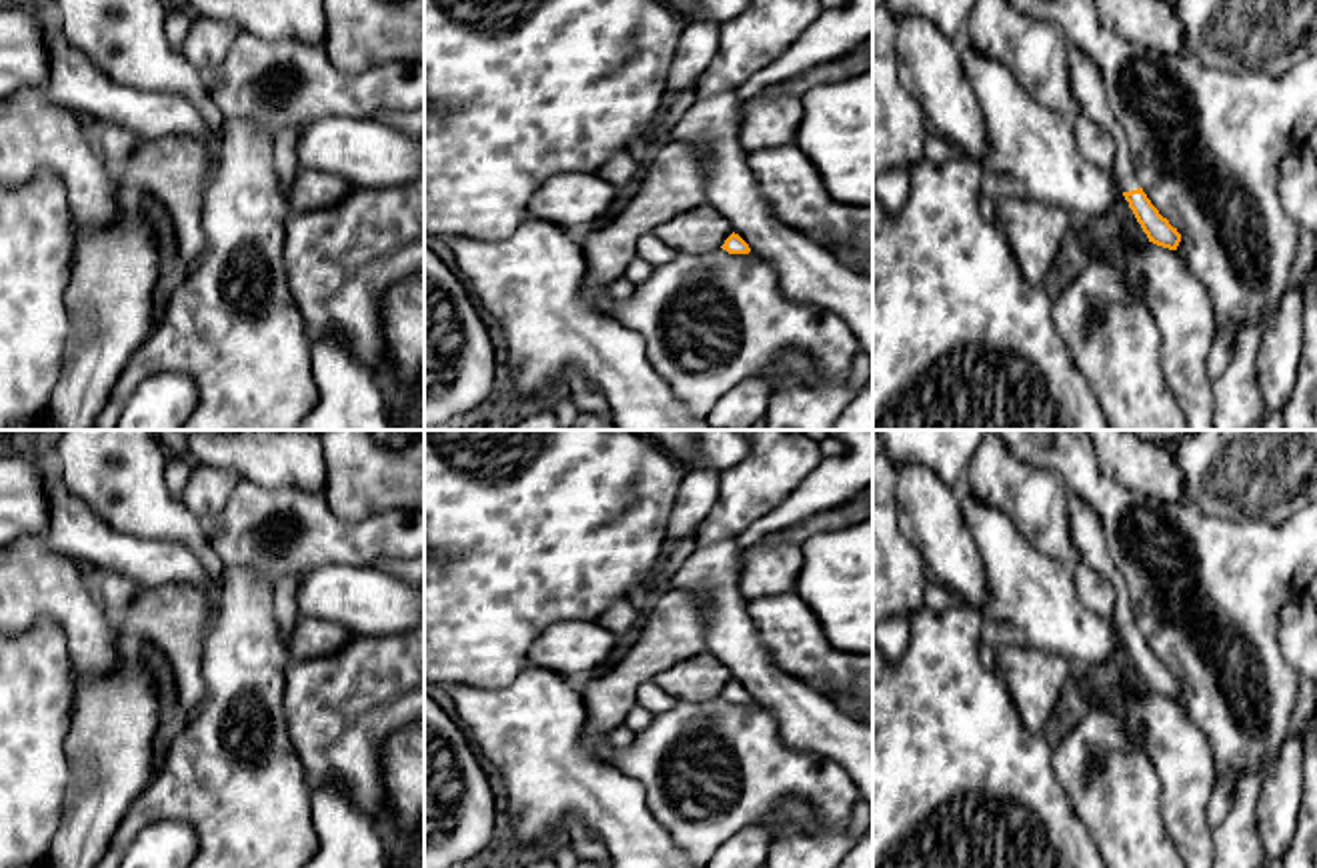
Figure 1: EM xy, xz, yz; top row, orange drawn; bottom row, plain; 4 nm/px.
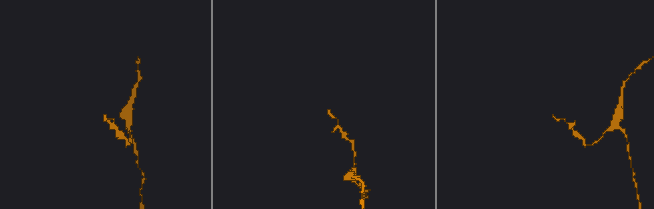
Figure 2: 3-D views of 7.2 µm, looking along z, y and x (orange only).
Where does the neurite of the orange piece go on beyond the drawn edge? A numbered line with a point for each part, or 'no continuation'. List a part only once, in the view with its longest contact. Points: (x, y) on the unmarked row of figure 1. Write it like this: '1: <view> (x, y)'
1: yz (1087, 536)

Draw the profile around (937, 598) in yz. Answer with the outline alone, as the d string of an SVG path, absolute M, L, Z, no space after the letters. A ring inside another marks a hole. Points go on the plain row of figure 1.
M927 572L927 584L925 584L925 606L933 612L945 612L957 602L955 594L947 590L941 582L937 582Z

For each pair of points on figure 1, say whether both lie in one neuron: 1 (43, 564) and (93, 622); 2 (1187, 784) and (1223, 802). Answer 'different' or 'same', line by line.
1: same
2: different

